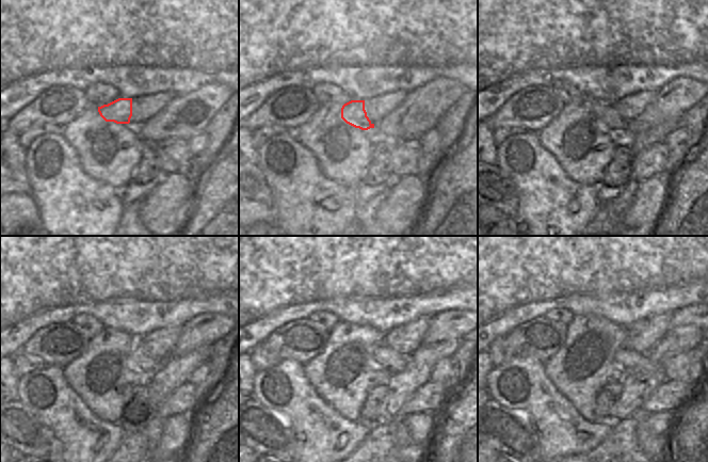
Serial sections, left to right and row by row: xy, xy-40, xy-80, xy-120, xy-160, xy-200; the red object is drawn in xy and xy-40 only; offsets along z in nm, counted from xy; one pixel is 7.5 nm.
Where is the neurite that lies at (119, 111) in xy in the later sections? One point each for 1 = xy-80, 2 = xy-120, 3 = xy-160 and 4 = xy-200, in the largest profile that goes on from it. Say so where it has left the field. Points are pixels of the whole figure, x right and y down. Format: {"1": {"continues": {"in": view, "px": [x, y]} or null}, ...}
{"1": {"continues": {"in": "xy-80", "px": [605, 112]}}, "2": {"continues": {"in": "xy-120", "px": [138, 357]}}, "3": {"continues": {"in": "xy-160", "px": [384, 357]}}, "4": {"continues": {"in": "xy-200", "px": [630, 362]}}}

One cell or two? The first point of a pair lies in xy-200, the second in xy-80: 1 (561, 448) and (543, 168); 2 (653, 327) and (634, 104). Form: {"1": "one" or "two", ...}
{"1": "one", "2": "one"}

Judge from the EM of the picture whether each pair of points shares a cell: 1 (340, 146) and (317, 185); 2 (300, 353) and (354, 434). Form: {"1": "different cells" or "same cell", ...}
{"1": "different cells", "2": "different cells"}

